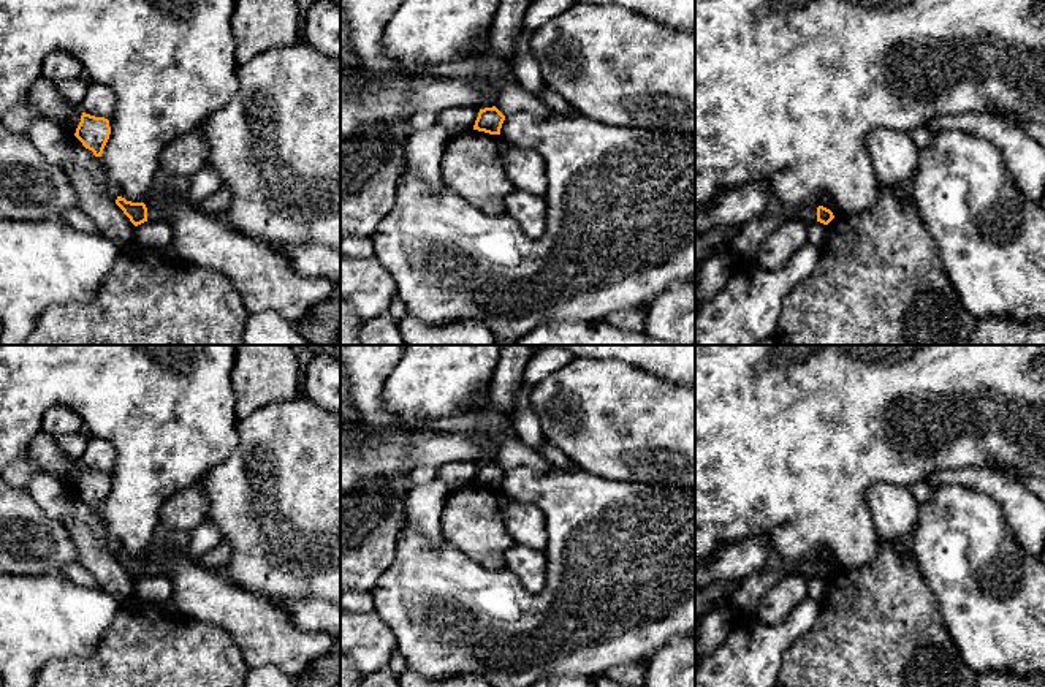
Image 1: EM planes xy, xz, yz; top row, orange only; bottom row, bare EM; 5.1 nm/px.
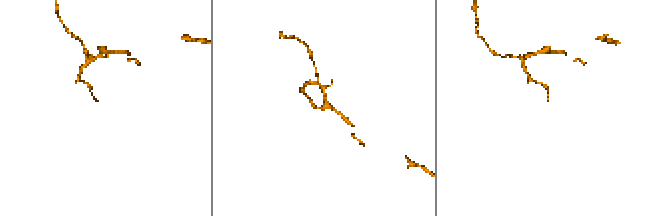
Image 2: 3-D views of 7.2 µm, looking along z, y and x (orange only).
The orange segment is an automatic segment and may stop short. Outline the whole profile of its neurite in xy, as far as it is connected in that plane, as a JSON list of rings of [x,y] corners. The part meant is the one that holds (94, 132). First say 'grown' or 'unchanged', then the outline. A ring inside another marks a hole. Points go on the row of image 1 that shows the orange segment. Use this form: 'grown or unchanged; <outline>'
unchanged; [[[82,112],[74,136],[86,149],[92,150],[95,157],[101,157],[109,135],[111,127],[108,119]]]

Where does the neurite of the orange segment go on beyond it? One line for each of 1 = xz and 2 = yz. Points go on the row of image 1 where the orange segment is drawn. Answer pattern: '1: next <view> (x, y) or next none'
1: next none
2: next none

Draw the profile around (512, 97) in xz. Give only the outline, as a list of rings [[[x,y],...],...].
[[[511,73],[497,89],[496,108],[505,116],[529,112],[540,119],[551,119],[557,114],[545,104],[537,95],[529,93]]]

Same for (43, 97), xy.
[[[43,76],[33,79],[27,92],[27,103],[40,114],[48,116],[62,128],[68,130],[71,135],[76,133],[82,111],[79,108],[71,108],[70,104],[66,104],[60,98],[55,84],[52,81]]]

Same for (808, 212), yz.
[[[808,203],[808,204],[803,204],[800,206],[798,209],[785,214],[782,217],[782,220],[787,220],[787,218],[793,218],[793,220],[798,220],[798,222],[803,222],[806,225],[811,225],[812,222],[817,220],[817,203]]]

